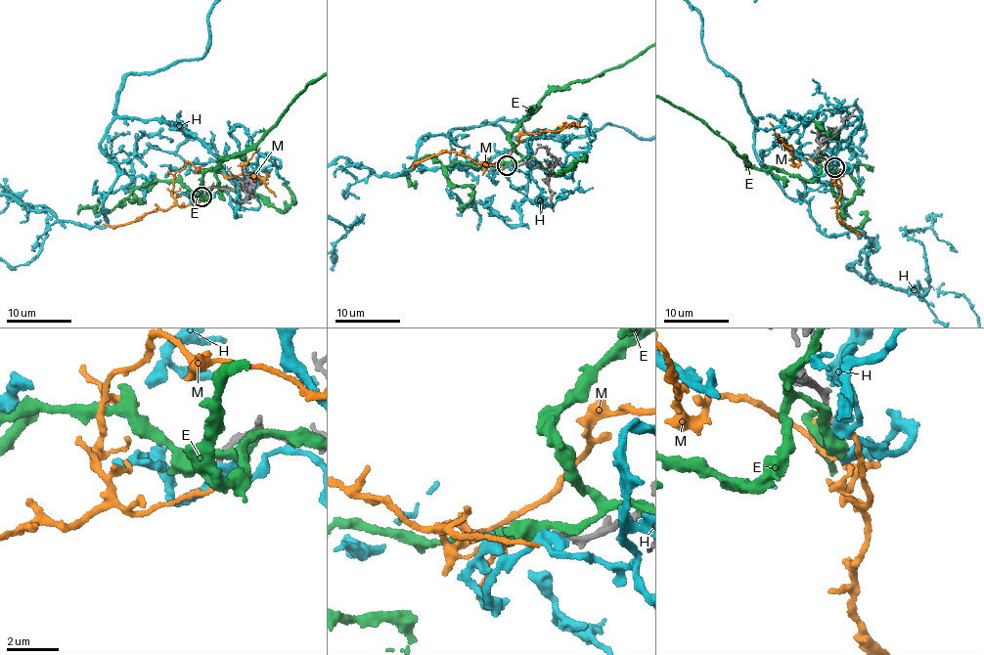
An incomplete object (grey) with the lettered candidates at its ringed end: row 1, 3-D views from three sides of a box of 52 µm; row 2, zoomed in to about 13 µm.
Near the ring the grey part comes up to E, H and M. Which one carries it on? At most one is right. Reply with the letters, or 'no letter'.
M

